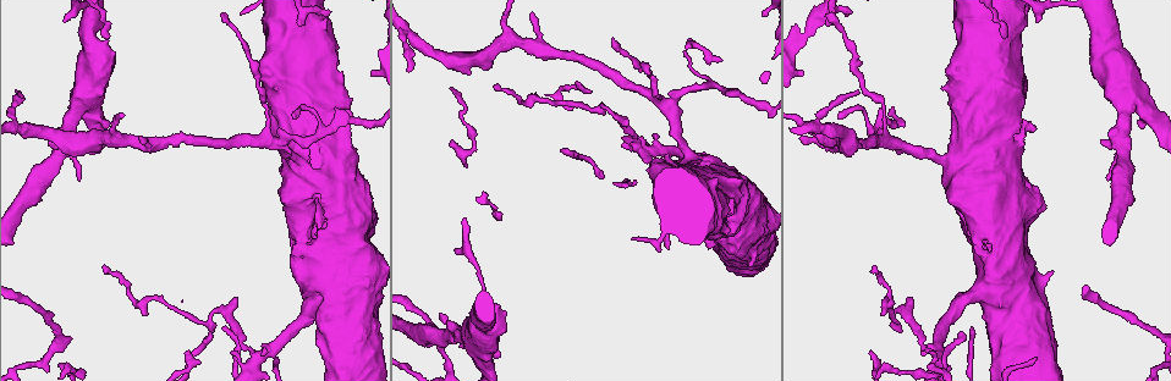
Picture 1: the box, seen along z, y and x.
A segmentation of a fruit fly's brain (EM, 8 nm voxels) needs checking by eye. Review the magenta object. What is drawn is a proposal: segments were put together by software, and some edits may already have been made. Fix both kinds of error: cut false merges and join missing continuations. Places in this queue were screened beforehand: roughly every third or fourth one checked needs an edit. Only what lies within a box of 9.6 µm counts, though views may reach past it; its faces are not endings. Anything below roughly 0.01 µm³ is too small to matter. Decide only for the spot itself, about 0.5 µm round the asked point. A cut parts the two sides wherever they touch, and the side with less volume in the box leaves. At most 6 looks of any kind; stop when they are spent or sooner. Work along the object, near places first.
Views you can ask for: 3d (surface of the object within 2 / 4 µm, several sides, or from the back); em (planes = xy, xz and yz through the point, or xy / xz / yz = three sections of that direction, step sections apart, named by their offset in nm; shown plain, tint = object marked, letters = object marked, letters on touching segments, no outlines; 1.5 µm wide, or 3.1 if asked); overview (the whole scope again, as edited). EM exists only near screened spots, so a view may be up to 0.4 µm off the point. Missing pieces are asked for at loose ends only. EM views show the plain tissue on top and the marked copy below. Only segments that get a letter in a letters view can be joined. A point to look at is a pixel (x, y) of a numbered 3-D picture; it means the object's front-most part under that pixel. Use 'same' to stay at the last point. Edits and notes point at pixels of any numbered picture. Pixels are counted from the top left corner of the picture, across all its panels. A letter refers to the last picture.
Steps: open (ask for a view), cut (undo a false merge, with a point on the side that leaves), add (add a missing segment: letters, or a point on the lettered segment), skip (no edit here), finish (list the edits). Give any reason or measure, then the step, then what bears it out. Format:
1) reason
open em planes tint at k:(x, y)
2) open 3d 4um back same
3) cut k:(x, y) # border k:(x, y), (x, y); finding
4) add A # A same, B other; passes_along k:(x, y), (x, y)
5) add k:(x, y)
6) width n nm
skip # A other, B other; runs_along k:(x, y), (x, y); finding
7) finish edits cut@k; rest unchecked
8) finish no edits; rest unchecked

abrupt turn
open em xy step 8 tint at 1:(889, 303)

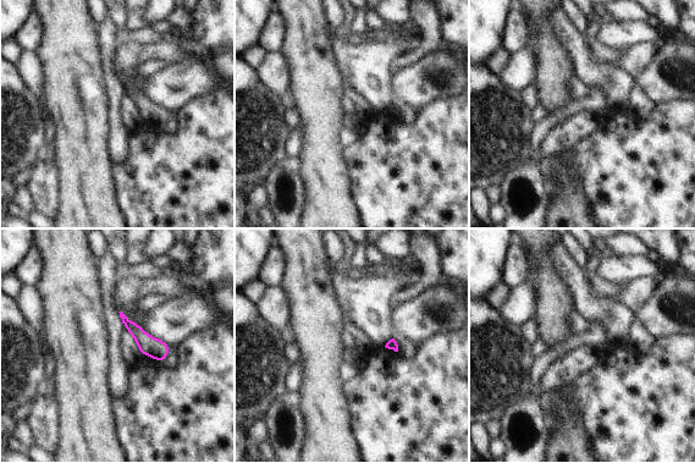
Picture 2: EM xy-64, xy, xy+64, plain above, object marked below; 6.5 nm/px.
cut it another way
open em planes letters same

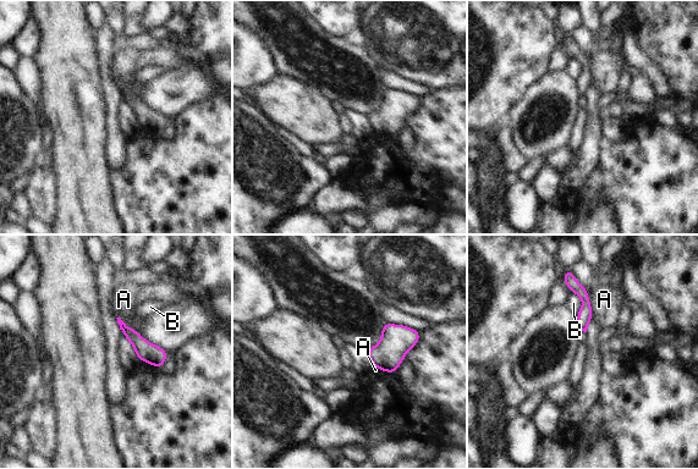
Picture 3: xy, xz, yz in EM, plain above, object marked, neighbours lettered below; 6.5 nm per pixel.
skip # A other, B other; runs_along 3:(122, 326), (160, 362); continuous, no second cell

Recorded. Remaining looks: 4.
a fork
open em xy step 8 tint at 1:(229, 313)

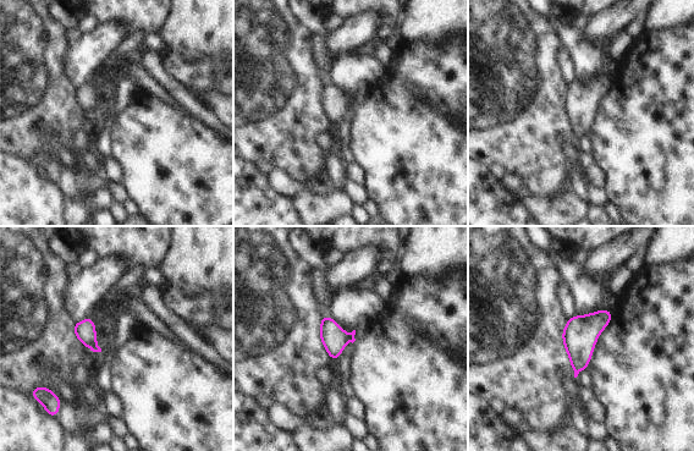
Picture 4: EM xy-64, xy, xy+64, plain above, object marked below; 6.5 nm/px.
another direction
open em planes tint same

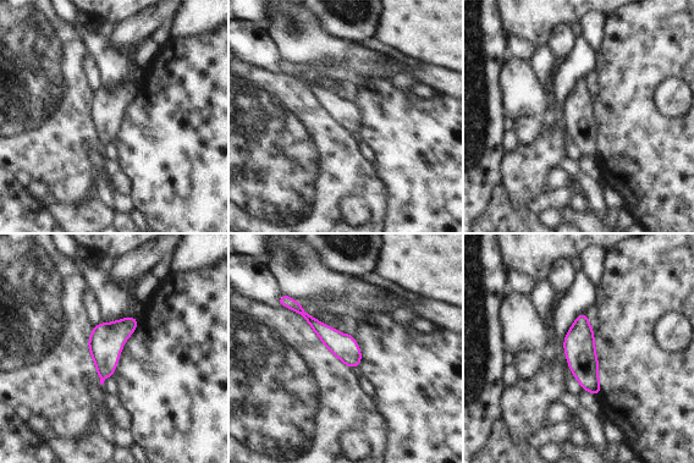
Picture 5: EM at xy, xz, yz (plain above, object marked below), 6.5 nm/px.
open em planes letters same

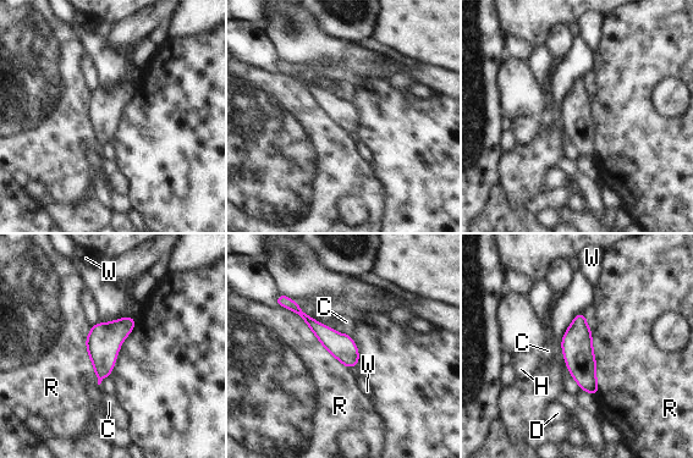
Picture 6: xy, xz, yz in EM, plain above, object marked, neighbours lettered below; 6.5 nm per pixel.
skip # C other, D other, H other, R other, W other; runs_along 6:(289, 303), (322, 331), (353, 364); all the same cell

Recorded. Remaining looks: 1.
finish no edits; rest unchecked

